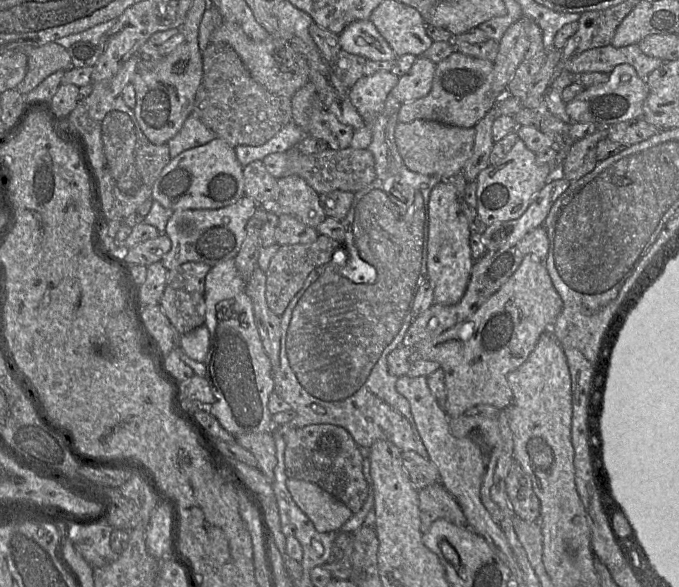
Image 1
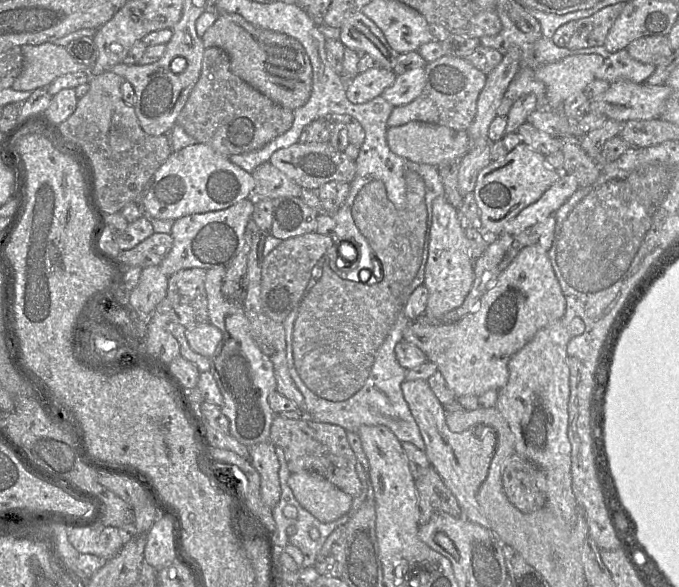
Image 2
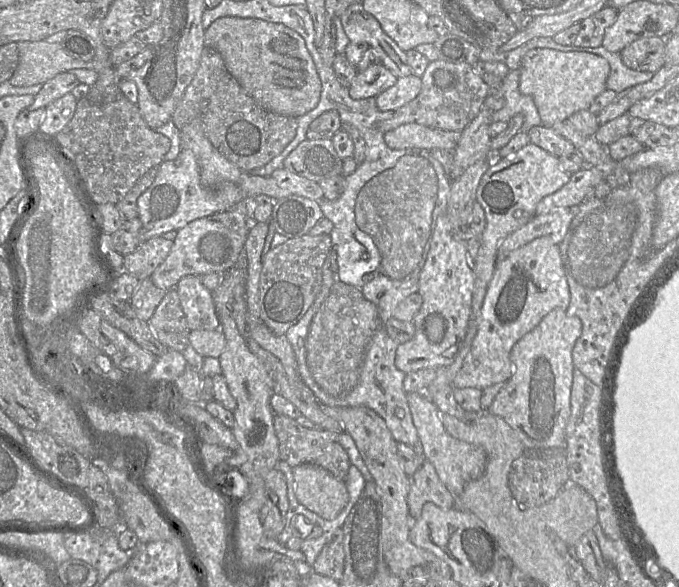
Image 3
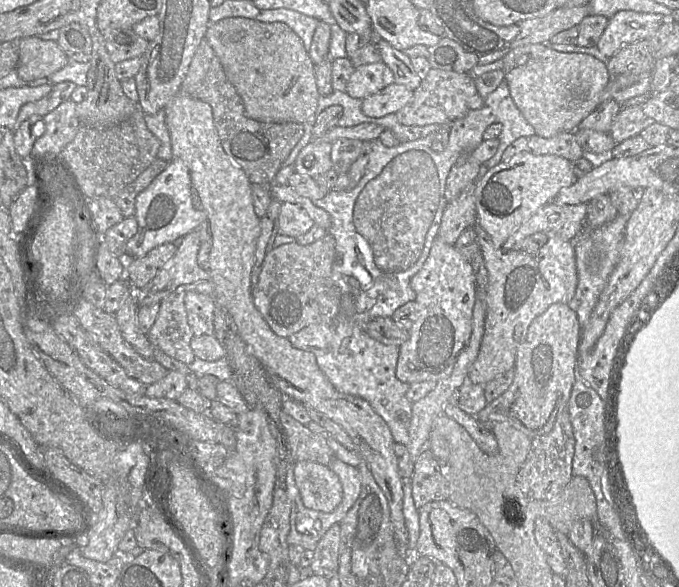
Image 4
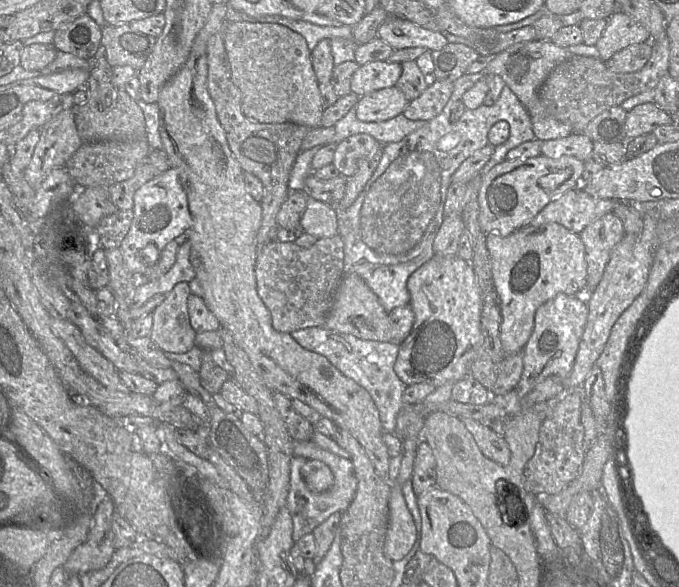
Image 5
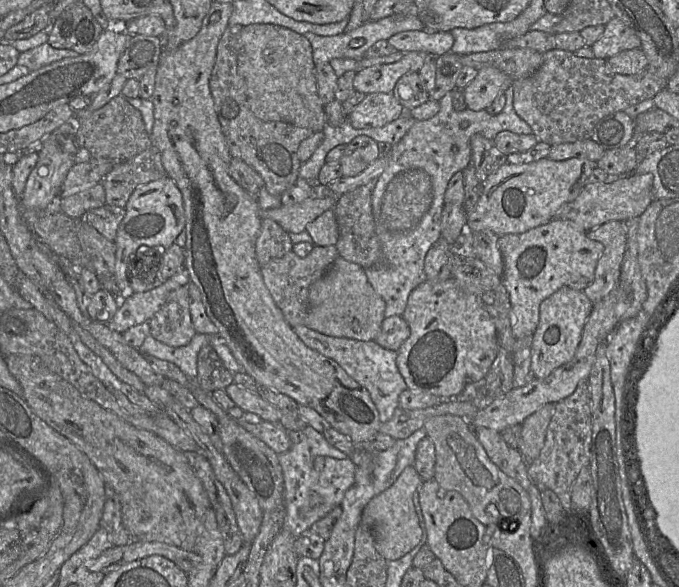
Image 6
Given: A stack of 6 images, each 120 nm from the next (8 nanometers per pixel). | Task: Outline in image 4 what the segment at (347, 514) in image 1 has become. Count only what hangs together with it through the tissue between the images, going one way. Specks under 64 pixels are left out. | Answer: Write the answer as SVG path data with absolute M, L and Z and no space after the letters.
M309 460L298 461L294 475L305 507L329 513L341 503L341 482L328 465Z

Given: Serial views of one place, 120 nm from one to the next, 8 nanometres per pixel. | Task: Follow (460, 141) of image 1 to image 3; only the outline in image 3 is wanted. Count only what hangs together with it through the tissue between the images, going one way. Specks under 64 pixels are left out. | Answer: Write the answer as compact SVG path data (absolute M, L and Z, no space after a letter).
M417 123L401 125L384 133L384 141L391 149L419 148L455 149L461 137L459 131L430 128Z

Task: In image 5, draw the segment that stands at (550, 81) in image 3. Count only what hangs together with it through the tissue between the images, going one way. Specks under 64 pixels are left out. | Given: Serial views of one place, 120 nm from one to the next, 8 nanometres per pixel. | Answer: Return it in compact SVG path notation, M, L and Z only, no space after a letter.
M551 40L520 42L493 56L485 69L485 75L498 75L516 94L528 111L535 136L540 141L564 138L573 133L571 126L553 118L545 117L545 110L539 100L538 92L553 69L574 56L567 48L555 45Z

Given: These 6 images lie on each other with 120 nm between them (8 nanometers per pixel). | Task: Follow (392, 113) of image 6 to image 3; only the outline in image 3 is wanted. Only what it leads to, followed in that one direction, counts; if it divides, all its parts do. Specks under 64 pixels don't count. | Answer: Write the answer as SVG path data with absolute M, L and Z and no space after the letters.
M414 74L397 78L397 82L376 96L380 111L395 111L412 101L421 91L422 80Z

